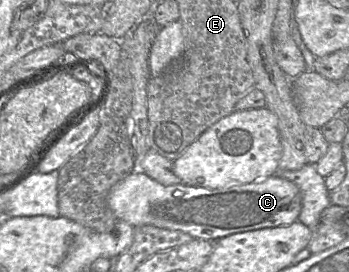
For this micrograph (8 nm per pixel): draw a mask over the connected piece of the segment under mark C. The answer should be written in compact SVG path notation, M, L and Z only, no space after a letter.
M131 173L108 192L107 203L117 220L133 227L152 225L179 230L194 239L216 241L222 237L294 223L301 211L301 193L290 180L272 175L252 183L222 188L186 184L165 186L145 173Z

